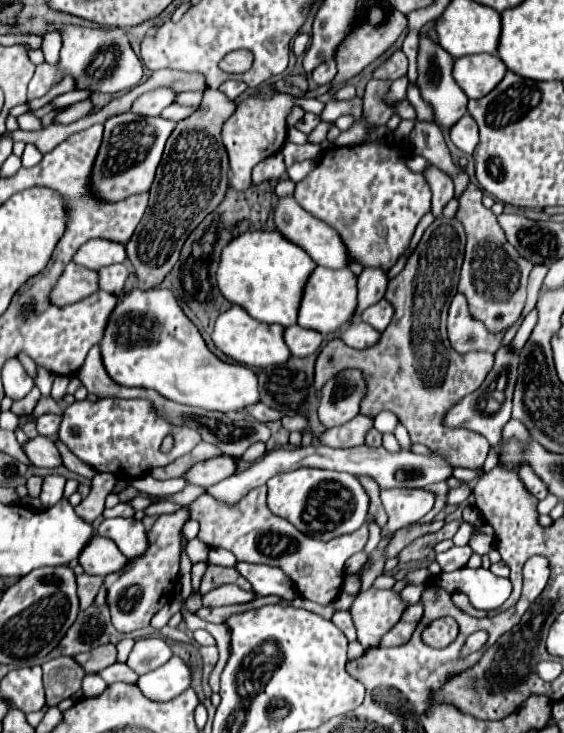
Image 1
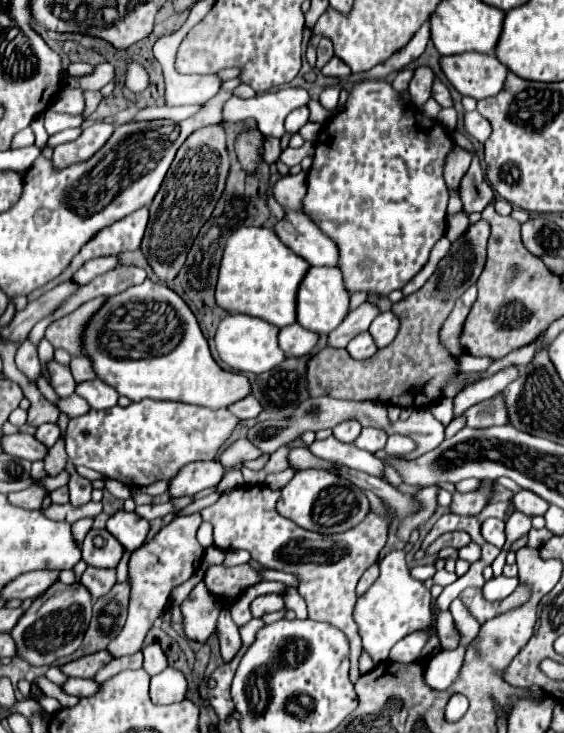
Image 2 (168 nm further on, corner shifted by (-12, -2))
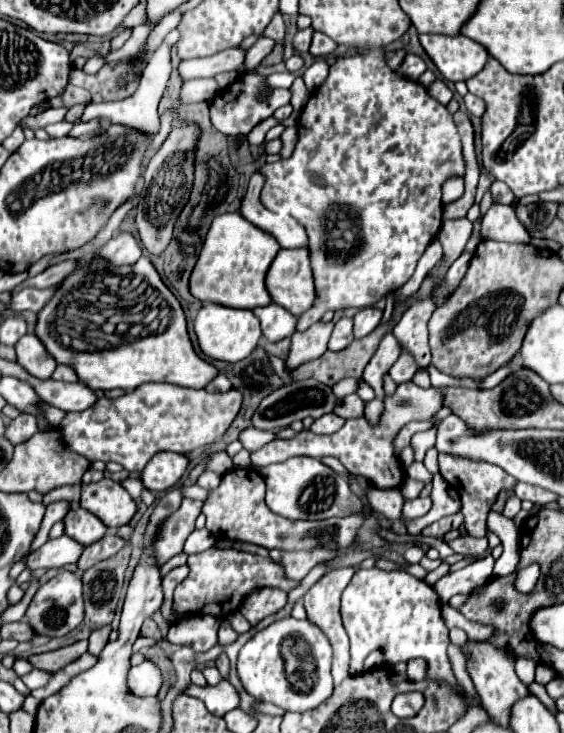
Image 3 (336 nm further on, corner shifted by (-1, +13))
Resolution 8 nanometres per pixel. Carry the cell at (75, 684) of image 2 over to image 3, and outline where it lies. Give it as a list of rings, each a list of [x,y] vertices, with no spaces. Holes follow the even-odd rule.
[[[33,669],[31,673],[23,675],[21,681],[33,691],[33,689],[39,689],[39,687],[45,687],[47,681],[51,679],[51,673],[45,673],[45,671],[39,671],[39,669]]]

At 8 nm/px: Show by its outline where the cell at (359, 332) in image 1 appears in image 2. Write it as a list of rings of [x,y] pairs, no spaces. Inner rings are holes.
[[[362,332],[358,334],[354,340],[350,340],[350,344],[346,346],[348,354],[354,358],[354,360],[366,360],[368,356],[374,356],[374,352],[378,350],[370,332]]]

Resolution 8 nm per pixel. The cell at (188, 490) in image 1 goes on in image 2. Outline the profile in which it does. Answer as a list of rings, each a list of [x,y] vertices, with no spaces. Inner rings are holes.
[[[241,470],[227,471],[221,482],[216,487],[216,492],[219,494],[224,494],[226,492],[232,491],[237,486],[240,487],[243,485],[244,480]]]

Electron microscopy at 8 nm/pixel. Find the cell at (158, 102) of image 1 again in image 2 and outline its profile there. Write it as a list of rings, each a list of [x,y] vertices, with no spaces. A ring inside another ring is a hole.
[[[162,64],[166,78],[166,104],[184,106],[184,104],[204,104],[222,86],[222,80],[216,74],[178,74],[174,64]]]

